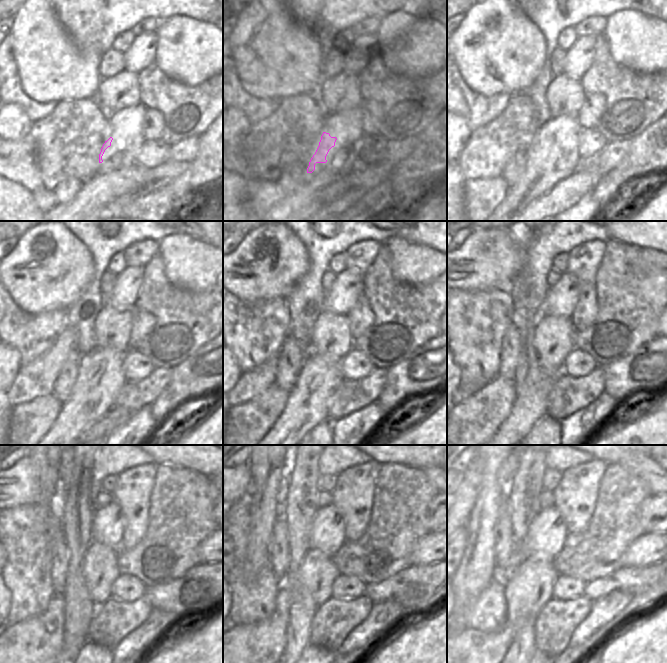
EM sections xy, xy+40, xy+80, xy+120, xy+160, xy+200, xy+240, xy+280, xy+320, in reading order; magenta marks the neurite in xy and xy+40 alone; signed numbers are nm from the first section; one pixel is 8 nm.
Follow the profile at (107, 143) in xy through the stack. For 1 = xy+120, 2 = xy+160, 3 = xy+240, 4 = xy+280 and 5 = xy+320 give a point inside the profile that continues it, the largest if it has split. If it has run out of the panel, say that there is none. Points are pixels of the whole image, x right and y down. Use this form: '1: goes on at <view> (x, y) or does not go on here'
1: goes on at xy+120 (92, 368)
2: goes on at xy+160 (316, 369)
3: goes on at xy+240 (78, 508)
4: goes on at xy+280 (301, 506)
5: goes on at xy+320 (526, 484)

